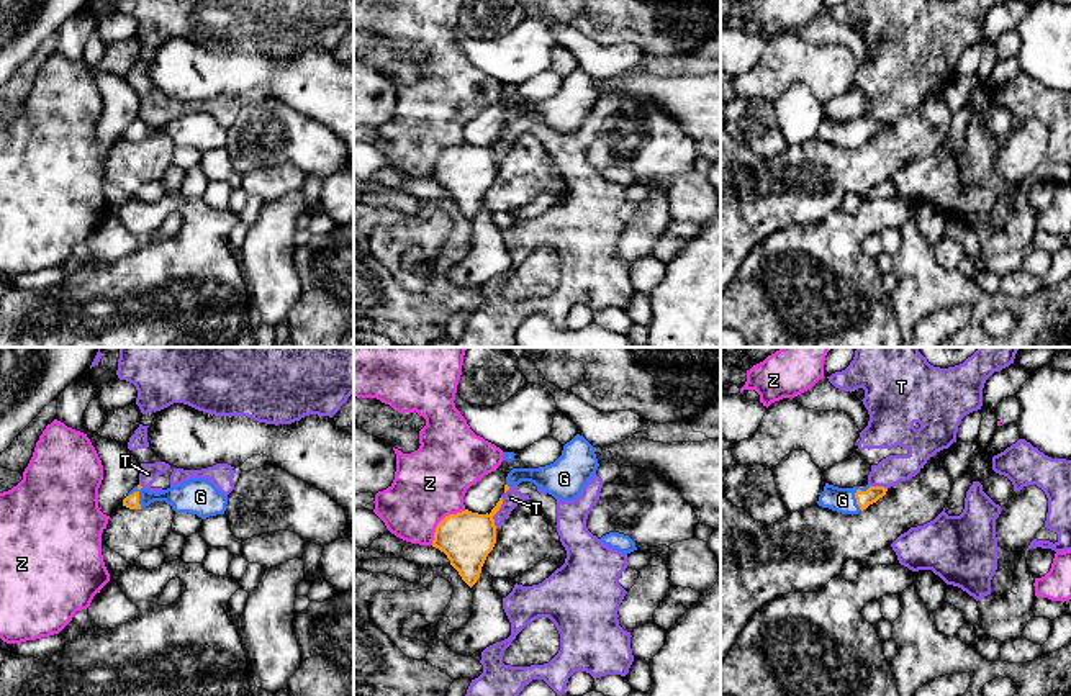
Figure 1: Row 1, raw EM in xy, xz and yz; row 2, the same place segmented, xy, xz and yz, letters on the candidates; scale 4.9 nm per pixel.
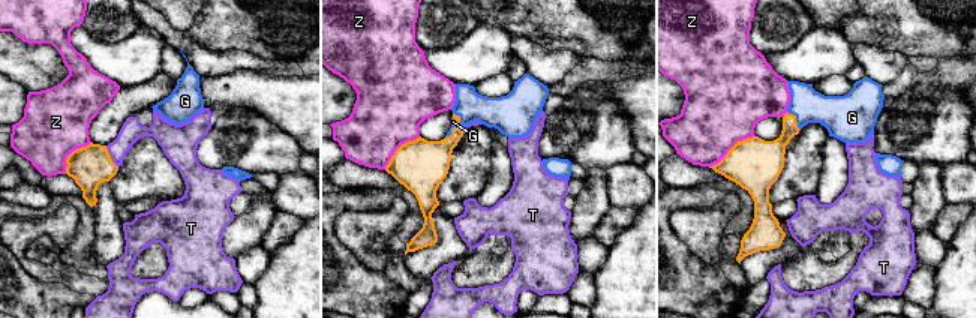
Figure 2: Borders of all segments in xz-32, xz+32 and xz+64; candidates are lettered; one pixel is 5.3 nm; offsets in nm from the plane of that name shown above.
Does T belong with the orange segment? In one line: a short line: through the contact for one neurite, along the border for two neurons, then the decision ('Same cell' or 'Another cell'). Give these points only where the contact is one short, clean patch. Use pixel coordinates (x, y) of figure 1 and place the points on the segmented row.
Another cell

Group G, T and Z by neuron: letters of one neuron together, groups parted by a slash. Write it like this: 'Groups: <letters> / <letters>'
Groups: G / T / Z

